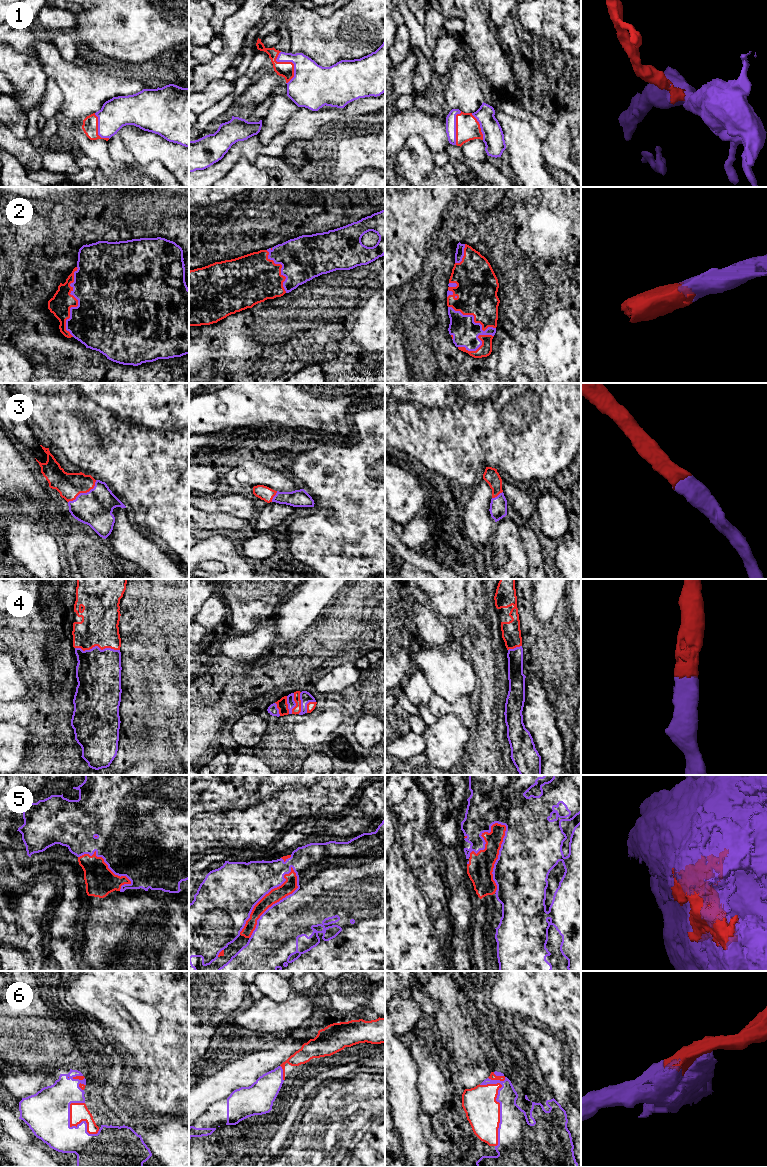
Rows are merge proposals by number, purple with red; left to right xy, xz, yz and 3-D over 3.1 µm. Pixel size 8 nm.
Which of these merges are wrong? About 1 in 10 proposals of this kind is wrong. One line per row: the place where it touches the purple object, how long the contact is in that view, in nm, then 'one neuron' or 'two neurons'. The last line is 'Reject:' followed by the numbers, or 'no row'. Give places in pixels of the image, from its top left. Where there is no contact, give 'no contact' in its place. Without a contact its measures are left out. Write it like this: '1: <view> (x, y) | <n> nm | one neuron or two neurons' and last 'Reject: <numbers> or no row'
1: xz (290, 61) | 280 nm | one neuron
2: xy (78, 304) | 550 nm | one neuron
3: xy (84, 493) | 300 nm | one neuron
4: xy (97, 646) | 360 nm | one neuron
5: xz (263, 896) | 700 nm | one neuron
6: yz (500, 1105) | 600 nm | one neuron
Reject: no row

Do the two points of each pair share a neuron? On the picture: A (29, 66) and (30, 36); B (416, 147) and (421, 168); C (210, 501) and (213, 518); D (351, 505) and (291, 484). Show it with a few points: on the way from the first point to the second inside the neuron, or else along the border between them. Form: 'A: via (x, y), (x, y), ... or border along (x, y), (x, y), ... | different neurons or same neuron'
A: border along (10, 45), (21, 52), (29, 54) | different neurons
B: via (417, 152), (419, 154), (419, 163) | same neuron
C: border along (199, 508), (205, 511), (228, 513), (235, 517) | different neurons
D: border along (286, 471), (303, 488) | different neurons

